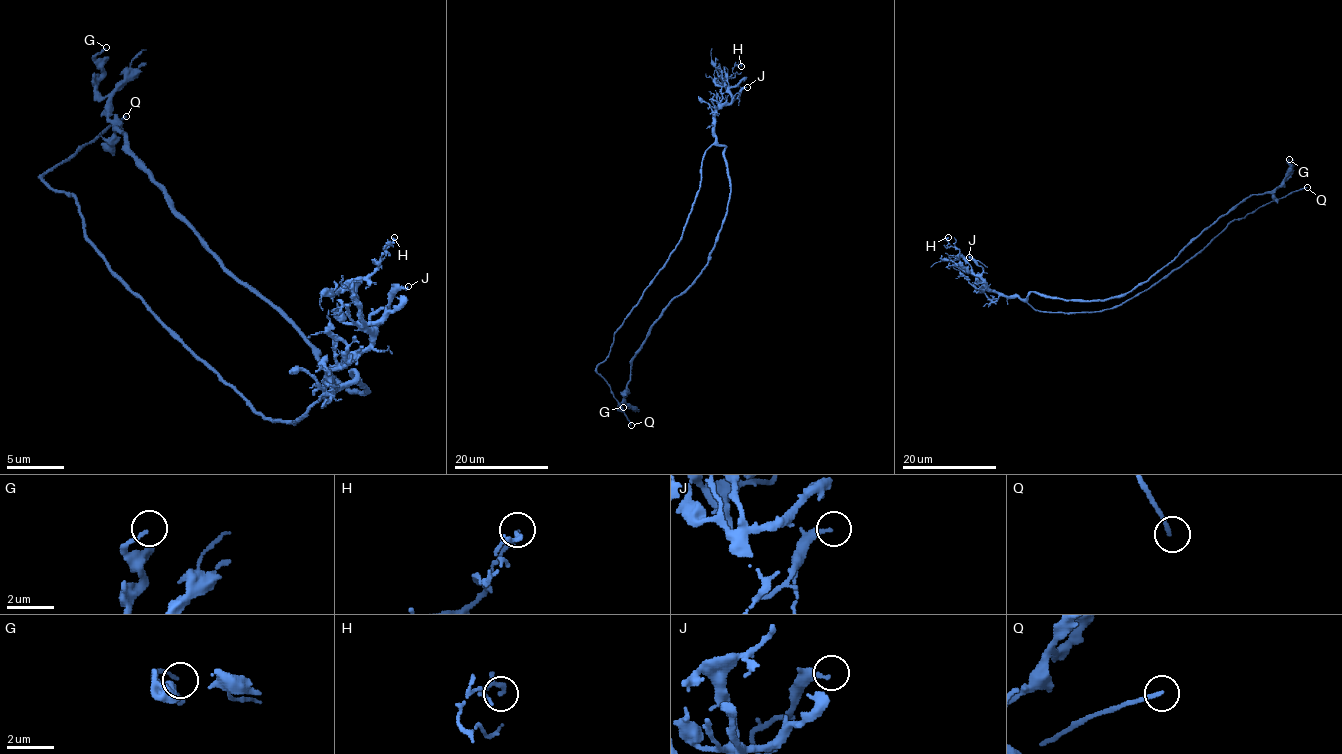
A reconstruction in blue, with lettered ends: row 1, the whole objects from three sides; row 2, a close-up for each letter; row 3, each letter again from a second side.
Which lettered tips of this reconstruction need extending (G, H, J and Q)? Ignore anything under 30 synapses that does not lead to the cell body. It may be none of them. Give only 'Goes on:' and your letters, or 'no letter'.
Goes on: Q

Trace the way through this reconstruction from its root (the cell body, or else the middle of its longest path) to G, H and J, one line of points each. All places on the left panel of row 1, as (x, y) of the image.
G: (333, 392), (353, 372), (368, 390), (342, 384), (210, 252), (129, 154), (97, 91), (95, 56), (106, 47)
H: (333, 392), (330, 372), (371, 344), (356, 286), (379, 266), (373, 260), (385, 254), (394, 237)
J: (333, 392), (330, 372), (350, 358), (356, 358), (371, 344), (373, 335), (371, 318), (399, 289), (408, 286)

